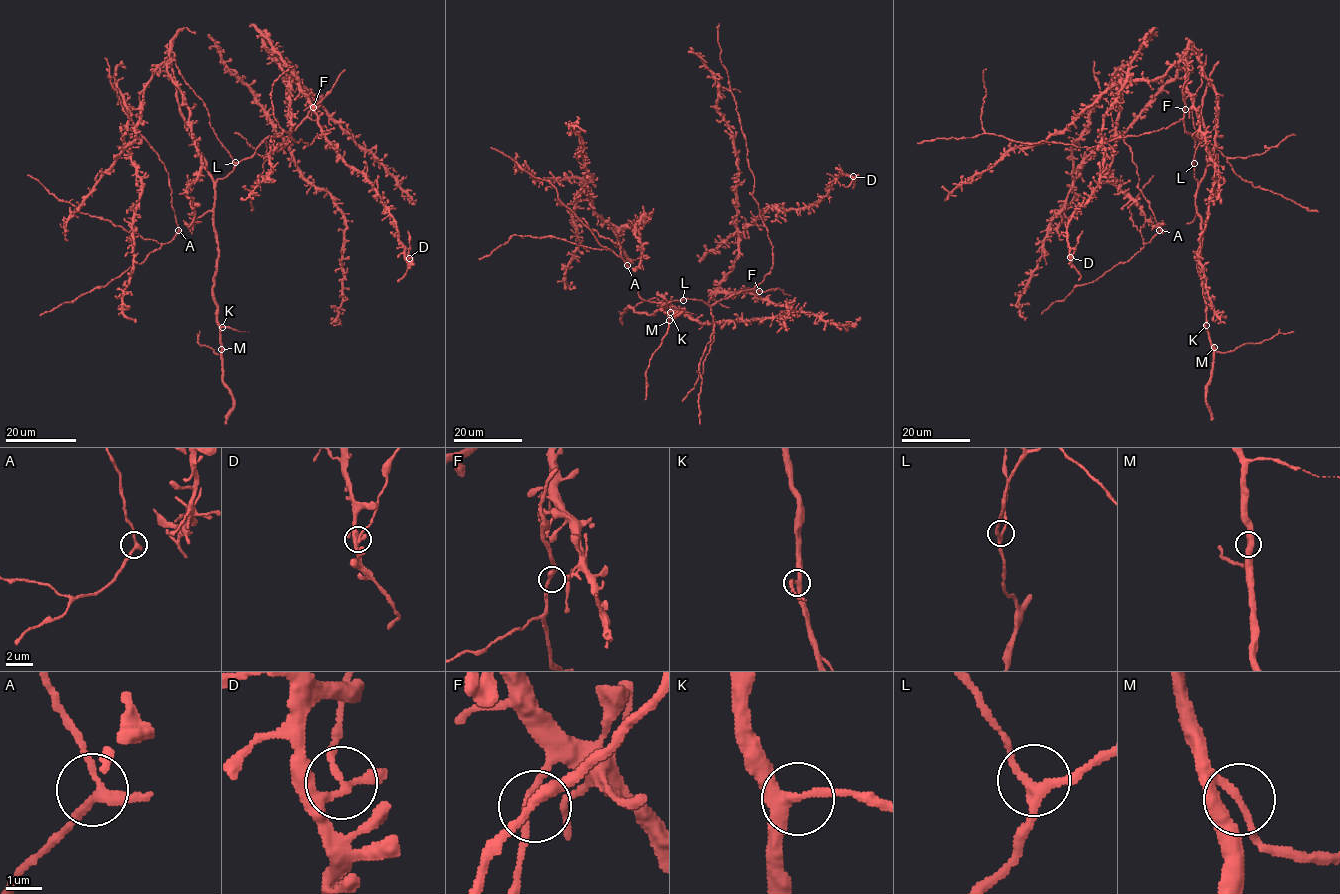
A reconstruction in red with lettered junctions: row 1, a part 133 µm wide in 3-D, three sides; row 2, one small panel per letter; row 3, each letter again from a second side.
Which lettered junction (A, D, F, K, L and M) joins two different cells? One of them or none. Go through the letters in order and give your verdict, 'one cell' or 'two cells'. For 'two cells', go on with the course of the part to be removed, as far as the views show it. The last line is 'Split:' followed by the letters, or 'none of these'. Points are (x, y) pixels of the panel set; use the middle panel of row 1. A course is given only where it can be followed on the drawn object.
A: one cell
D: two cells | (853, 177), (852, 189)
F: one cell
K: one cell
L: one cell
M: one cell
Split: D

